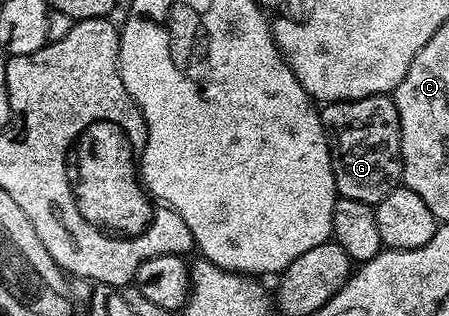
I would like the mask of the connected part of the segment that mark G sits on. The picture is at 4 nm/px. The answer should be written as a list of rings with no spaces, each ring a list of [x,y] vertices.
[[[373,95],[328,103],[321,112],[339,196],[371,205],[384,201],[384,197],[402,183],[400,113],[393,98],[390,95]]]

